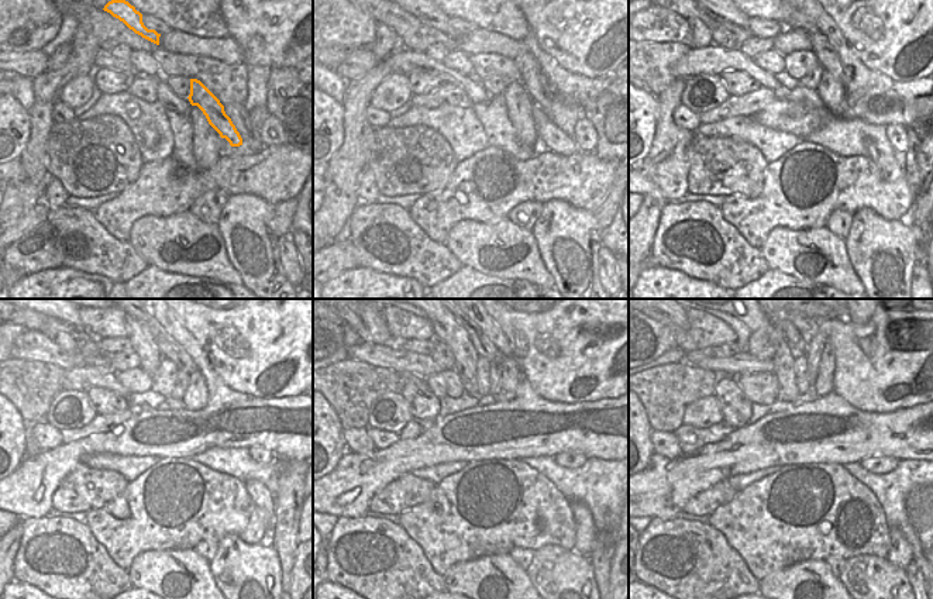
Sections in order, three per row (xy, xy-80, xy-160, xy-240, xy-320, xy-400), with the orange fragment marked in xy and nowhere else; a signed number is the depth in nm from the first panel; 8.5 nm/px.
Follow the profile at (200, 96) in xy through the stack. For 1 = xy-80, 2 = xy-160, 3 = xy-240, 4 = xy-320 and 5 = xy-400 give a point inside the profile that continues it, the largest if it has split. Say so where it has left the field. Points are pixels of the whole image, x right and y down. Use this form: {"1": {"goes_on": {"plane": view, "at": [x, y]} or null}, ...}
{"1": {"goes_on": {"plane": "xy-80", "at": [553, 138]}}, "2": {"goes_on": {"plane": "xy-160", "at": [887, 164]}}, "3": {"goes_on": {"plane": "xy-240", "at": [264, 499]}}, "4": {"goes_on": {"plane": "xy-320", "at": [585, 532]}}, "5": {"goes_on": {"plane": "xy-400", "at": [899, 553]}}}

